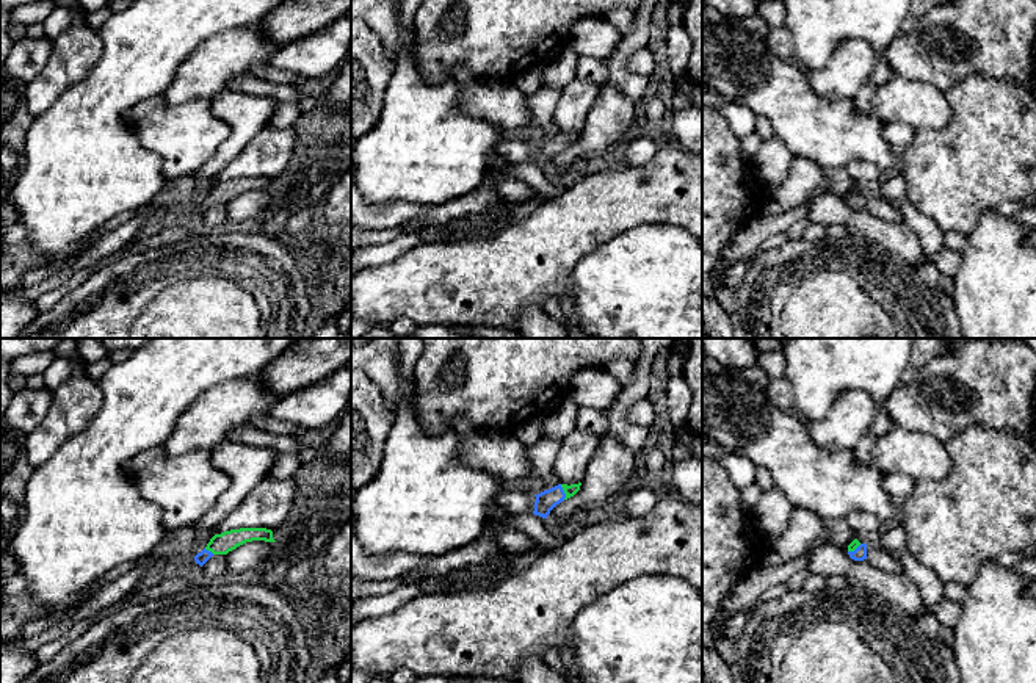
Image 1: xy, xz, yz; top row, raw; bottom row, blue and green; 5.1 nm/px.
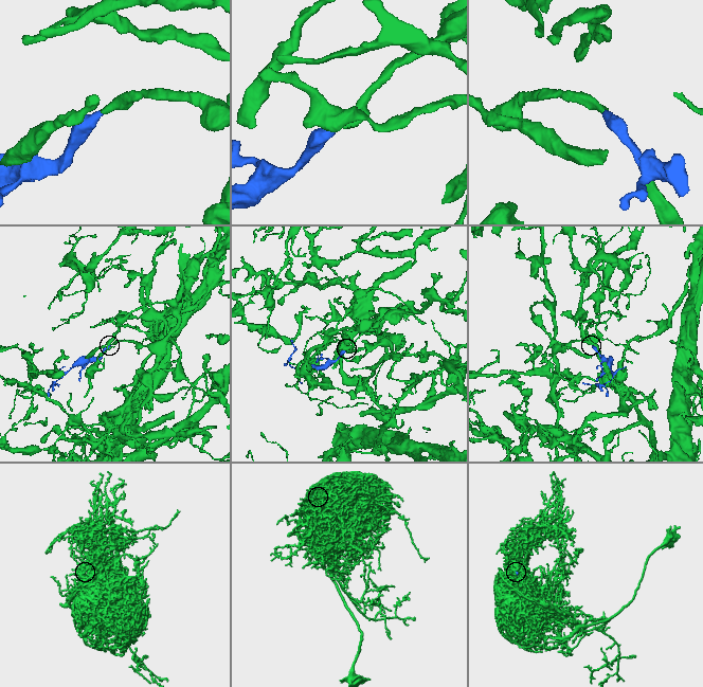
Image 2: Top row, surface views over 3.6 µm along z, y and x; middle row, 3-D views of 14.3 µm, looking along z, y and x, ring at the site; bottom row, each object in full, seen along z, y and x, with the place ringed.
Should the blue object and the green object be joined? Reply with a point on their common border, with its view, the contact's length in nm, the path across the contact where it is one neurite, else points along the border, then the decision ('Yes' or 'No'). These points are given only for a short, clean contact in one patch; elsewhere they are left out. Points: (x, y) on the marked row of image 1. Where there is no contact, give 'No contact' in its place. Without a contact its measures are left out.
Touches blue at xz (563, 492). Shared border 80 nm. Path across: xz (547, 500), (563, 492), (572, 489). Yes

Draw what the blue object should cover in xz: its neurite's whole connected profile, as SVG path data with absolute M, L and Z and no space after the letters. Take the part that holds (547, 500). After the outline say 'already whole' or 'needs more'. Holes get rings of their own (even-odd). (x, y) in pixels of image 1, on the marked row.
M581 482L578 484L558 484L549 490L544 490L536 497L536 501L534 501L534 511L533 514L534 515L539 515L542 519L547 519L547 515L550 514L550 511L560 504L561 501L574 497L578 490L580 490L580 486Z; needs more

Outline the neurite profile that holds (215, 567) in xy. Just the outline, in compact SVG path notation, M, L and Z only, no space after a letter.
M213 555L204 566L202 573L207 581L227 578L227 559L226 555Z

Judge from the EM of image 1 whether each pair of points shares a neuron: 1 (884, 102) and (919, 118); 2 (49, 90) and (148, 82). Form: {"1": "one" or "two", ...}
{"1": "one", "2": "two"}

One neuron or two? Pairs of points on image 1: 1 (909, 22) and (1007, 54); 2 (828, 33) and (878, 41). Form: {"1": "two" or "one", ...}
{"1": "two", "2": "one"}

